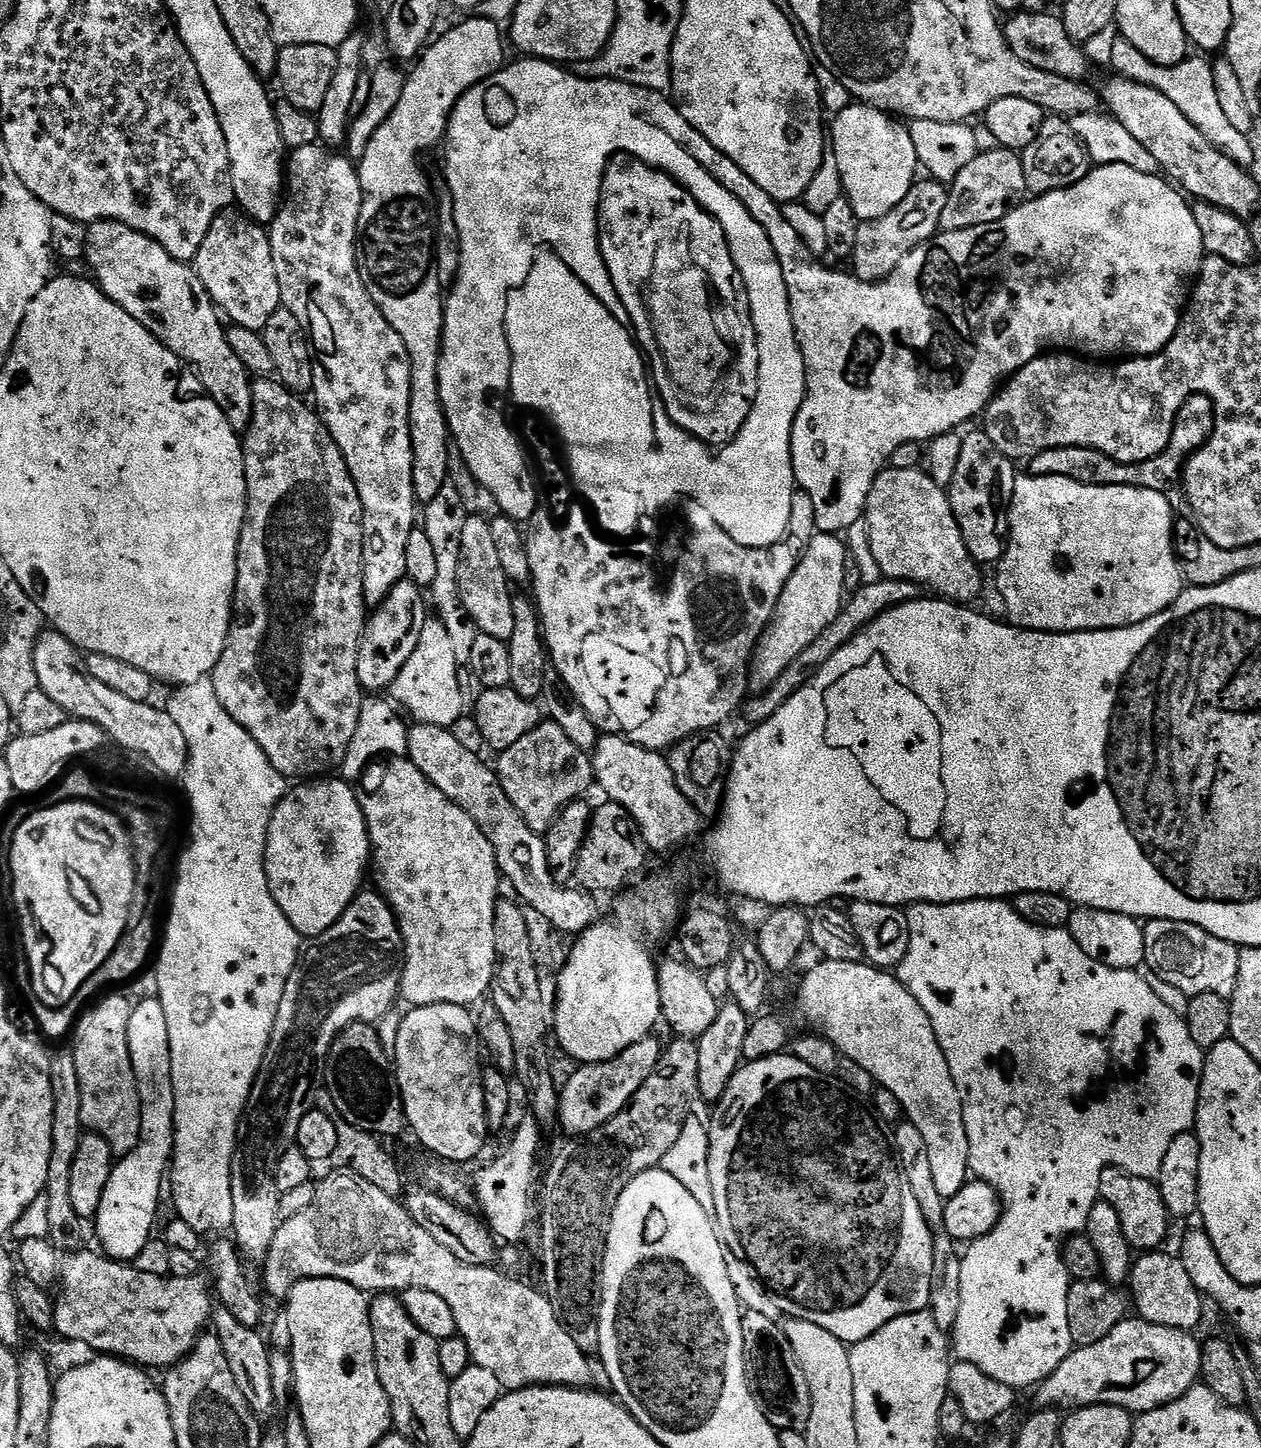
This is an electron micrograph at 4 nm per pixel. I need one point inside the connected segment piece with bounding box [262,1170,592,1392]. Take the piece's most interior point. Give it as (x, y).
(353, 1232)

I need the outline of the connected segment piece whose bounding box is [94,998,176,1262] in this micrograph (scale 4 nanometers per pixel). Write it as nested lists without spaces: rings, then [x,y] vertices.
[[[158,998],[133,1003],[130,1014],[130,1026],[126,1029],[126,1042],[130,1046],[130,1062],[140,1095],[140,1137],[138,1146],[130,1154],[119,1157],[112,1165],[110,1182],[102,1190],[102,1202],[94,1217],[96,1234],[100,1238],[103,1255],[121,1262],[135,1261],[135,1256],[144,1252],[148,1239],[152,1236],[152,1227],[156,1224],[156,1211],[160,1208],[160,1187],[165,1187],[166,1173],[172,1162],[172,1149],[176,1147],[176,1119],[174,1118],[174,1082],[170,1066],[170,1033],[166,1027],[166,1013],[162,1011],[162,1002]]]

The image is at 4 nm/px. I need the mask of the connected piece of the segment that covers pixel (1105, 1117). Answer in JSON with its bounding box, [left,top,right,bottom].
[894,899,1205,1390]

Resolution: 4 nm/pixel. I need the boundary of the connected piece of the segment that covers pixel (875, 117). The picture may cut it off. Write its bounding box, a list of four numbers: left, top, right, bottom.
[830,102,920,222]

